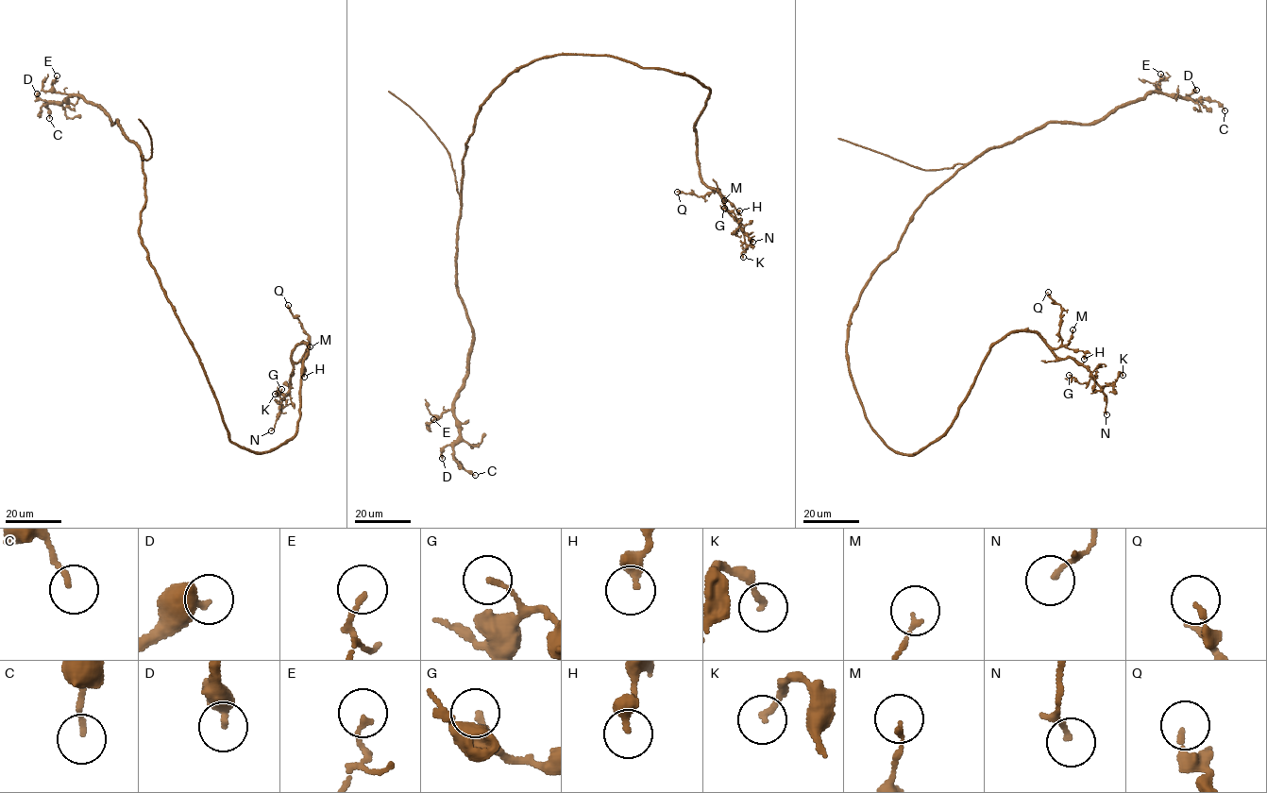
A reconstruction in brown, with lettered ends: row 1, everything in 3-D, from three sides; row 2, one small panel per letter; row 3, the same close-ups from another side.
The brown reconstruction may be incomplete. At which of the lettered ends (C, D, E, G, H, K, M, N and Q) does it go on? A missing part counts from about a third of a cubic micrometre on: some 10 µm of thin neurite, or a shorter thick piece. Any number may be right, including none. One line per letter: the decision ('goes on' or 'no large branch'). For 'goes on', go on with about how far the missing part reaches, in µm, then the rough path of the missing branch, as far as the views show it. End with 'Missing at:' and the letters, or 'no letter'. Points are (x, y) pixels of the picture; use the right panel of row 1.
C: no large branch
D: no large branch
E: no large branch
G: no large branch
H: no large branch
K: no large branch
M: no large branch
N: no large branch
Q: no large branch
Missing at: no letter

